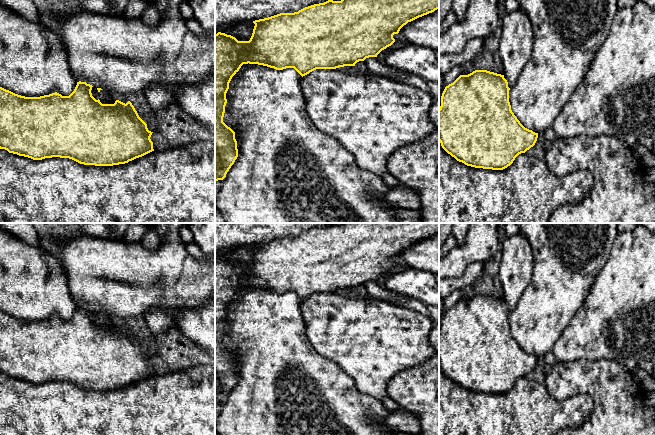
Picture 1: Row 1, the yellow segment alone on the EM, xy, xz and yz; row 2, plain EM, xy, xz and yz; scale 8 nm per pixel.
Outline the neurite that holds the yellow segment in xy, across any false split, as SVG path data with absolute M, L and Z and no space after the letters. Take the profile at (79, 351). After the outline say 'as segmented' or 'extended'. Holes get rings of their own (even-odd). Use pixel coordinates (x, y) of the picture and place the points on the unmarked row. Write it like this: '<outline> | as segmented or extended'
M79 305L69 320L55 316L40 321L25 321L0 311L0 373L33 384L60 381L95 390L125 388L154 375L150 363L153 356L148 354L132 327L116 324L114 328L102 328L92 320L92 311Z | as segmented

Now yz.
M475 294L468 299L460 299L445 311L439 332L439 366L442 372L457 385L467 390L492 394L503 394L515 382L533 371L538 357L525 352L511 334L508 306L504 299L487 294Z | as segmented

